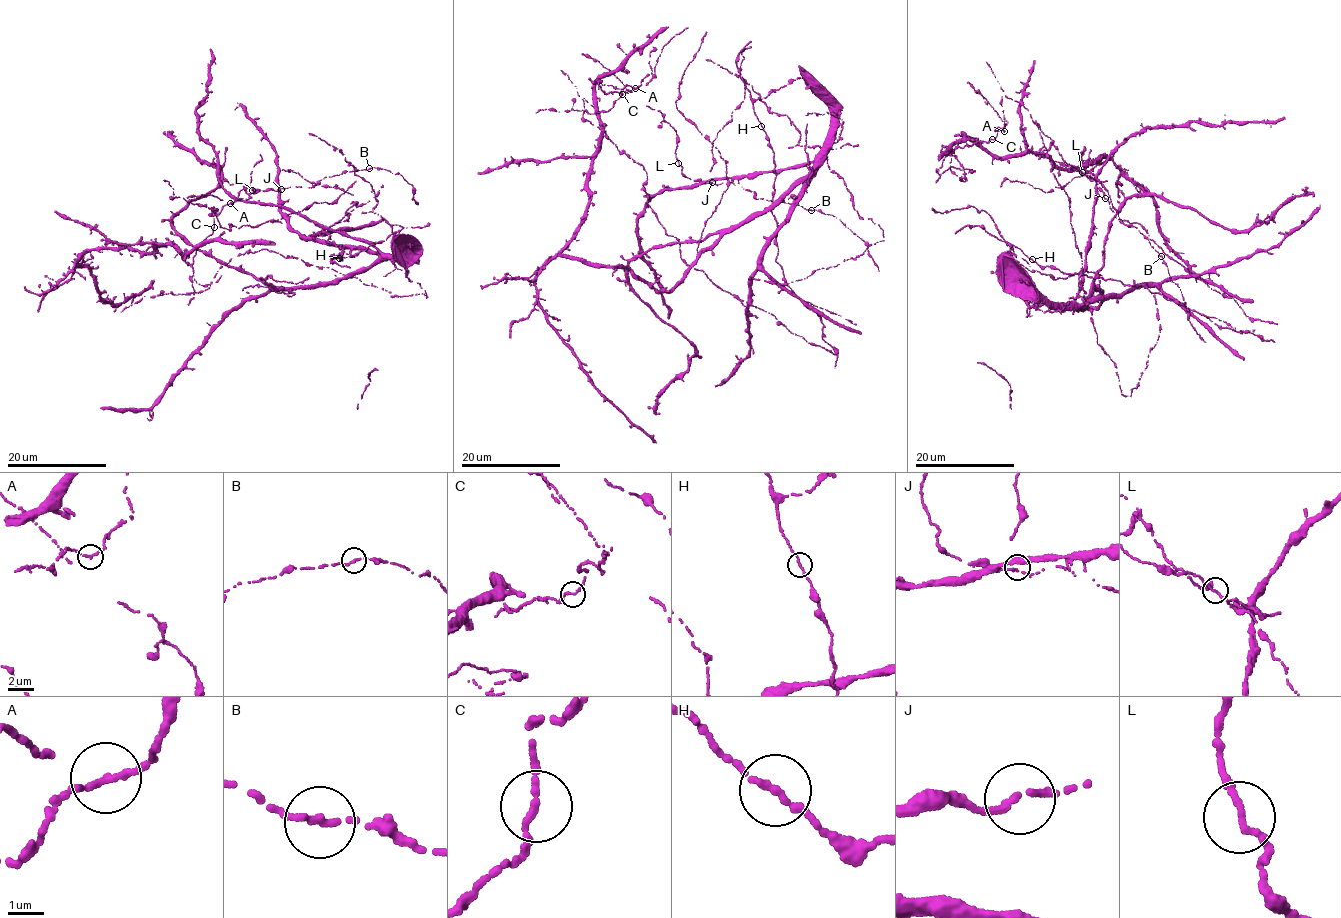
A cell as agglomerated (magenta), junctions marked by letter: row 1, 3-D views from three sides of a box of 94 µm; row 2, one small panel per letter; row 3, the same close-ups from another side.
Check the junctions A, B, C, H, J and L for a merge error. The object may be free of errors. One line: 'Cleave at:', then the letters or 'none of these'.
Cleave at: none of these

